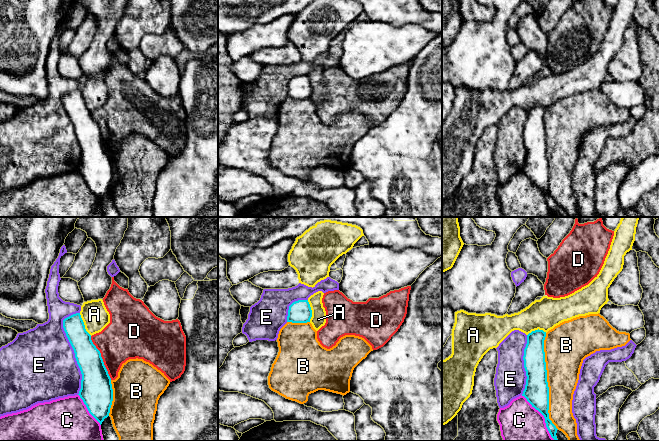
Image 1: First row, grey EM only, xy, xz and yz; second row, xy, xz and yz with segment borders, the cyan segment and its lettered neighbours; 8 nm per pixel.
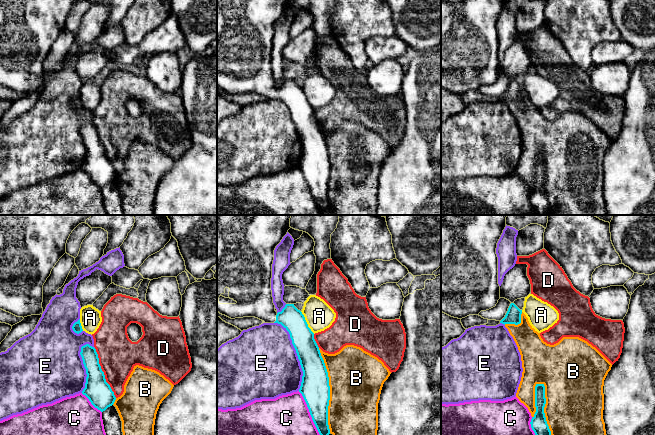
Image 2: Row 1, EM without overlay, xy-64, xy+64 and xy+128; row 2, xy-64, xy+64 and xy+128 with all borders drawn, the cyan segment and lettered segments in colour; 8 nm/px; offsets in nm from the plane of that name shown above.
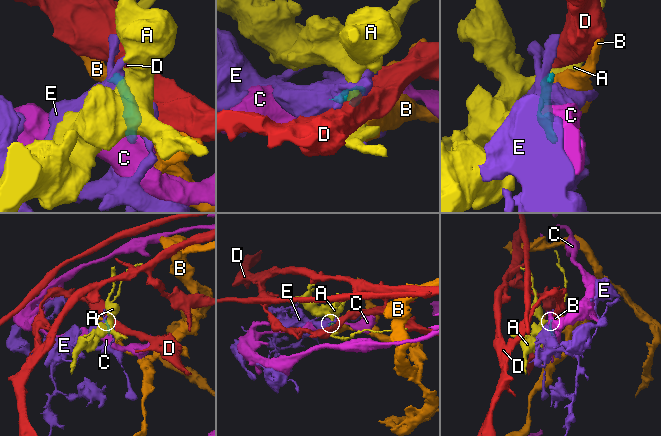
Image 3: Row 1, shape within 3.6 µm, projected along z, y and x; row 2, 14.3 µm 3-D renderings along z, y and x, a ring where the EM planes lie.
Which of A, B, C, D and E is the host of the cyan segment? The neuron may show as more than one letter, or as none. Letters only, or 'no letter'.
no letter

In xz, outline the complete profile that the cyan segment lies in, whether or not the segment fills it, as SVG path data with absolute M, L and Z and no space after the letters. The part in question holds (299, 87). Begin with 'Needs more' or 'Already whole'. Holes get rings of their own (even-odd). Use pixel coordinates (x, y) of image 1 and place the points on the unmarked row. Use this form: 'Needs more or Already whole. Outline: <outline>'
Already whole. Outline: M298 76L289 82L287 98L307 99L312 93L312 86L308 76Z

